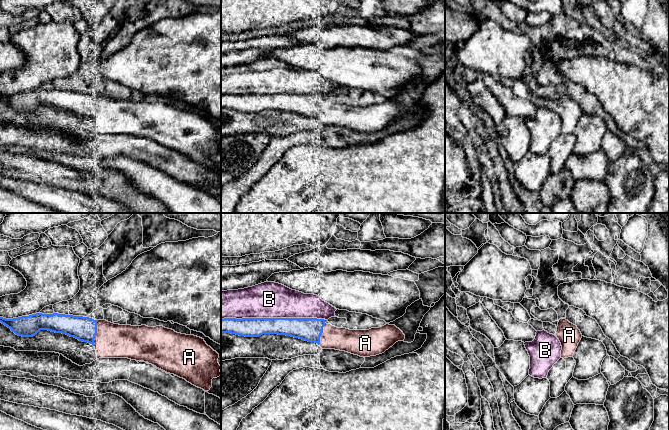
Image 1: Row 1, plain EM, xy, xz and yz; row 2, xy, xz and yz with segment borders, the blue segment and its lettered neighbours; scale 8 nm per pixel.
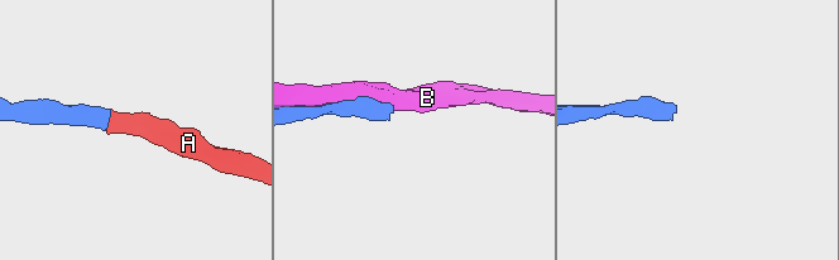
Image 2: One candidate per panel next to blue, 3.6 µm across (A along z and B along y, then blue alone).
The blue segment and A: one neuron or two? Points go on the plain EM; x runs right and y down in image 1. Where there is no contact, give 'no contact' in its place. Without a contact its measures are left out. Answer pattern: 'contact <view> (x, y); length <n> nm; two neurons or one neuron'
contact xy (96, 109); length 220 nm; one neuron

